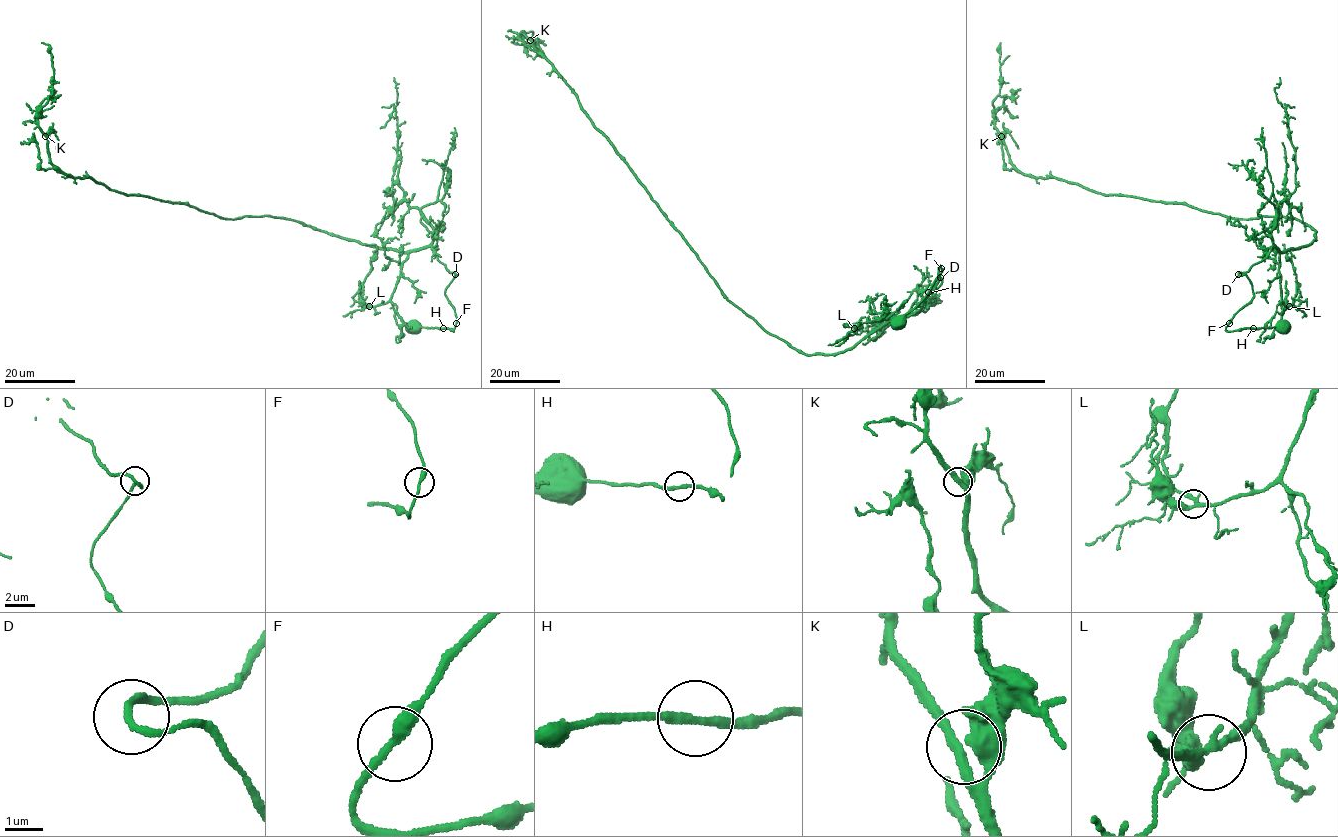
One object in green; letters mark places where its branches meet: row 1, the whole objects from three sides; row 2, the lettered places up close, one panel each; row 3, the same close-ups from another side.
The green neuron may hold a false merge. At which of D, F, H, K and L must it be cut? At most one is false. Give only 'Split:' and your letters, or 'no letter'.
Split: no letter

